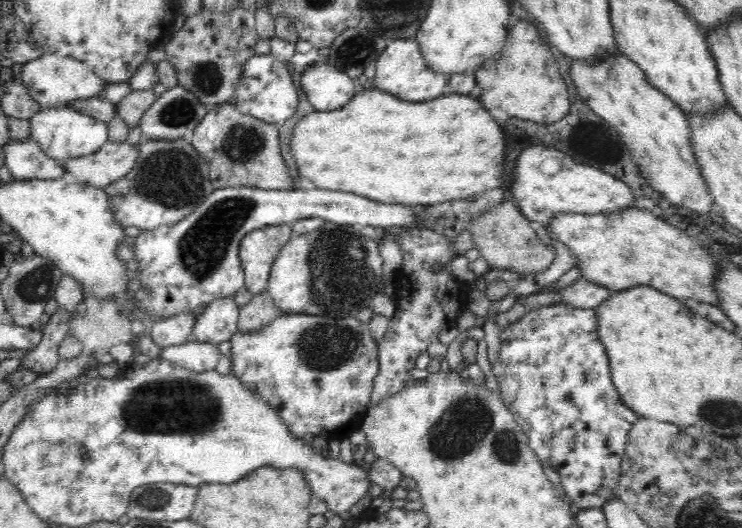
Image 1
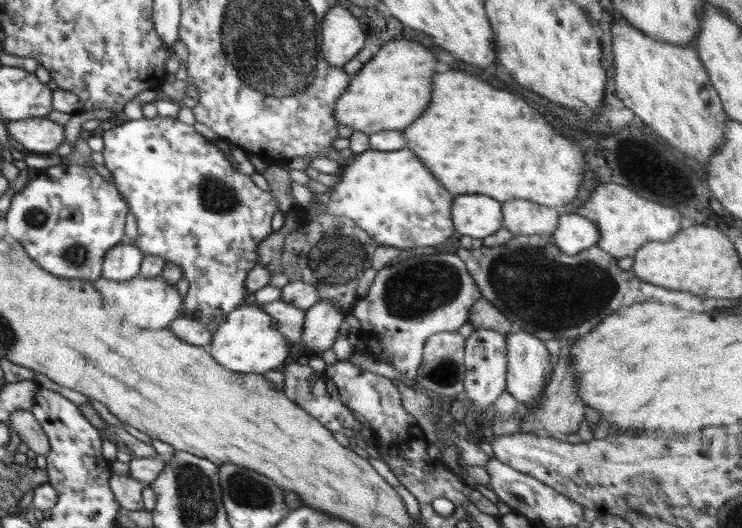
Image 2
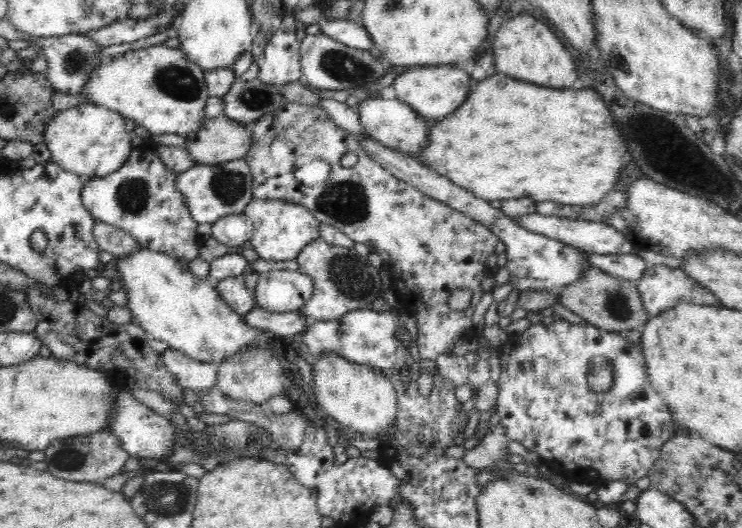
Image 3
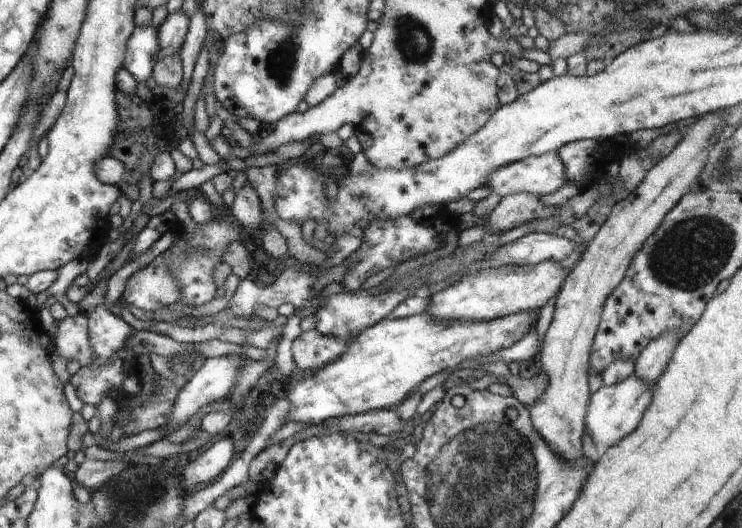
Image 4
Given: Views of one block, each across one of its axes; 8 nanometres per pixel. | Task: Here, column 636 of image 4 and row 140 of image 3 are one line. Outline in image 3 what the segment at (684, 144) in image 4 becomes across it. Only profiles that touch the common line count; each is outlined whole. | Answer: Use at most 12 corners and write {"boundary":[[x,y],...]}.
{"boundary":[[220,115],[204,122],[186,151],[197,165],[246,156],[251,126]]}

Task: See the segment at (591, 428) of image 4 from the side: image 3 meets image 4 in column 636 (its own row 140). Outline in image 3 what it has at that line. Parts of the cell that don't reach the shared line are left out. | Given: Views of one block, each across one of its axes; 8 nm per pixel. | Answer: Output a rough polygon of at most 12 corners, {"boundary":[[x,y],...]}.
{"boundary":[[370,95],[364,133],[415,159],[433,123],[400,99]]}

